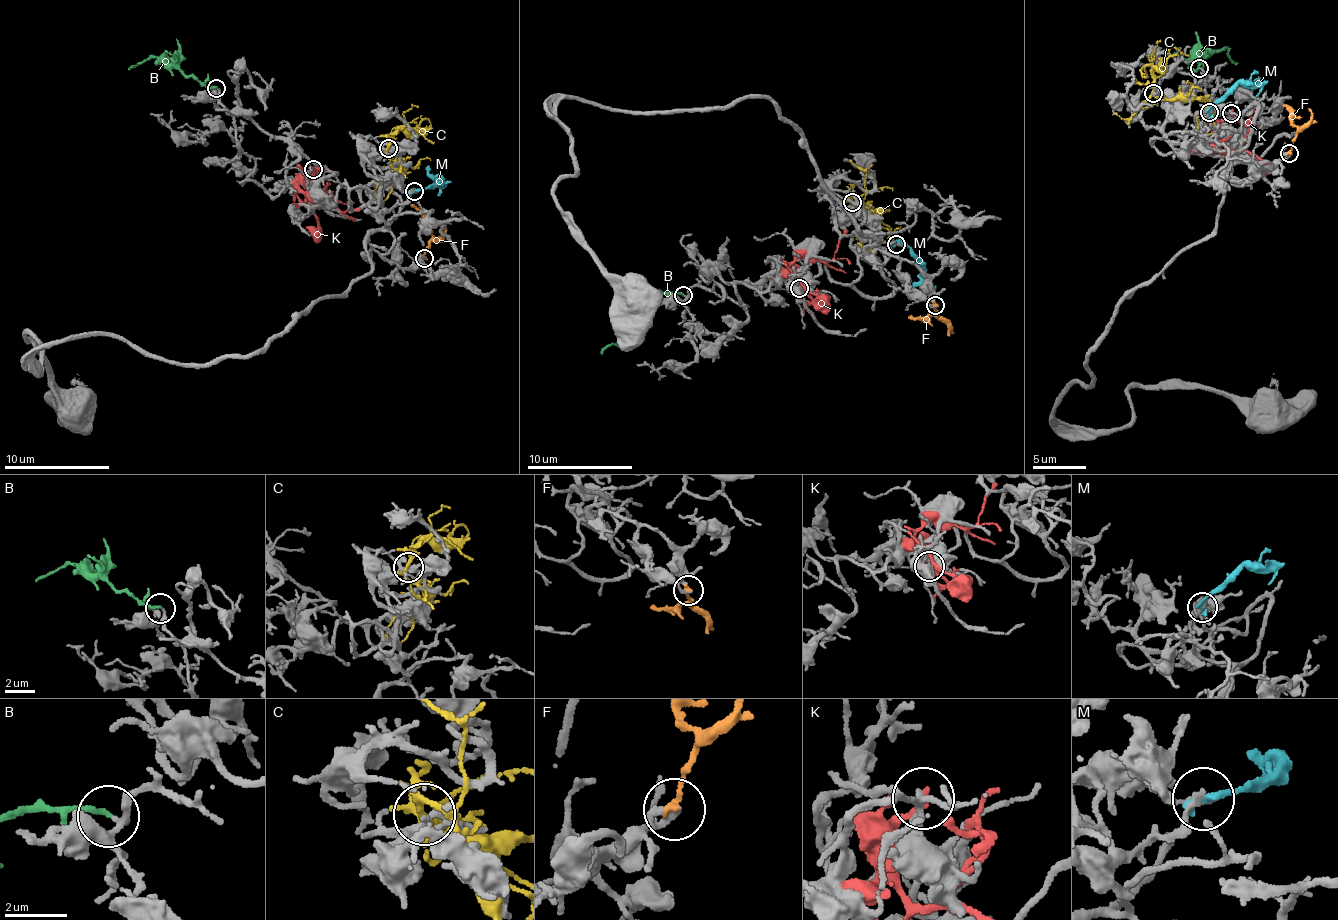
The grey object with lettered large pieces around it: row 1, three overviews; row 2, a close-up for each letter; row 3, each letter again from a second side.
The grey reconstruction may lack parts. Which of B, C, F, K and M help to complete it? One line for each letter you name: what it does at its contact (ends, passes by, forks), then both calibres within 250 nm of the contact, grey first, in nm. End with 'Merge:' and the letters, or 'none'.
B: it ends; calibres 130 and 170 nm
Merge: B

